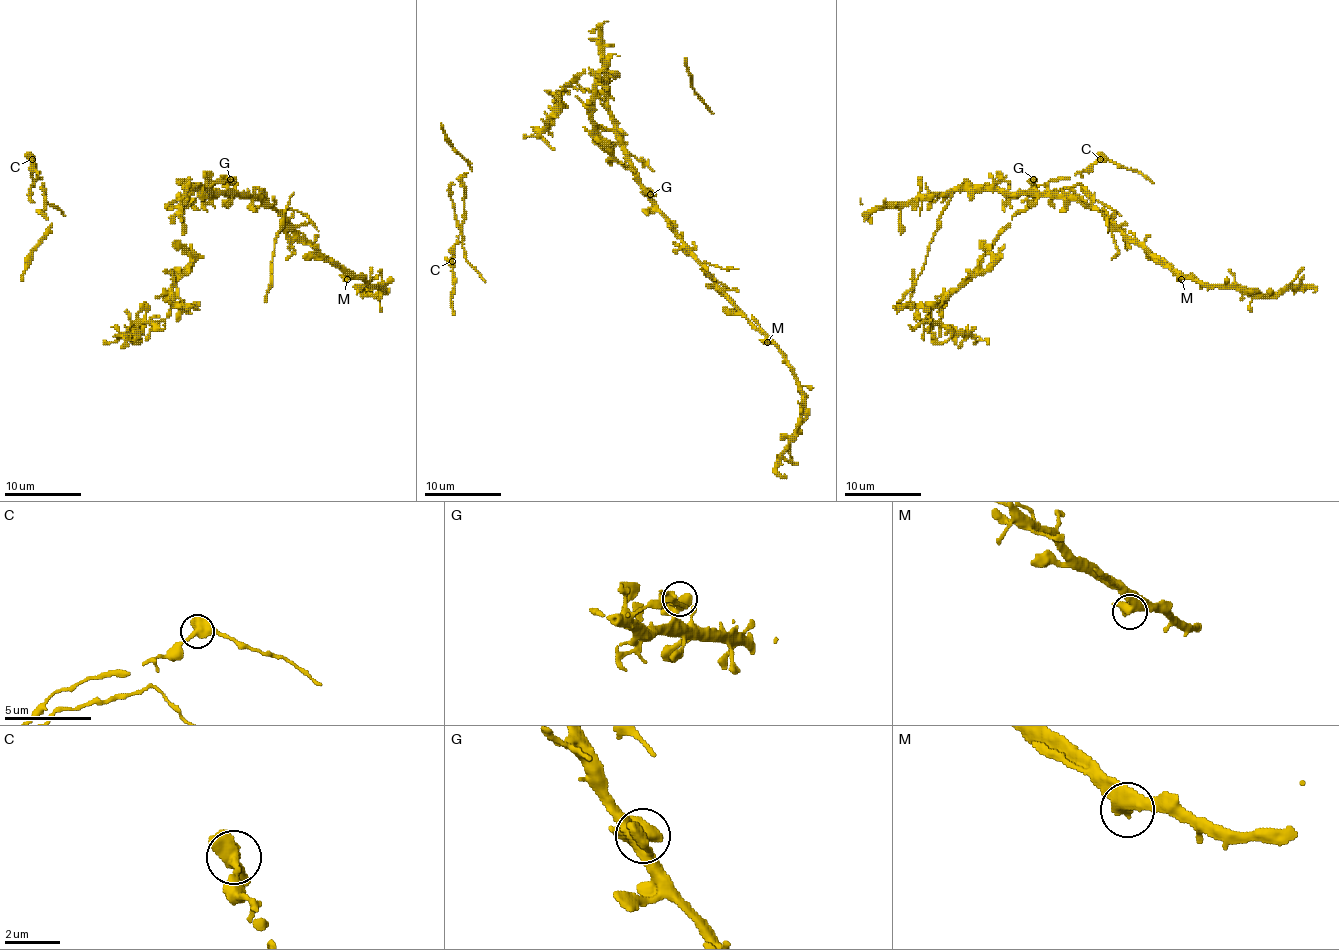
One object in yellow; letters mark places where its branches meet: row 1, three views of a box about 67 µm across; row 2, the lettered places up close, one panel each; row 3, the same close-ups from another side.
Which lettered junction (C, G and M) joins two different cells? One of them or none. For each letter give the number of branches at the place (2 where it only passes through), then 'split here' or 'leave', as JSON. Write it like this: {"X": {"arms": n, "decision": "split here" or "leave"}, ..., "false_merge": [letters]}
{"C": {"arms": 2, "decision": "leave"}, "G": {"arms": 2, "decision": "leave"}, "M": {"arms": 2, "decision": "leave"}, "false_merge": []}

